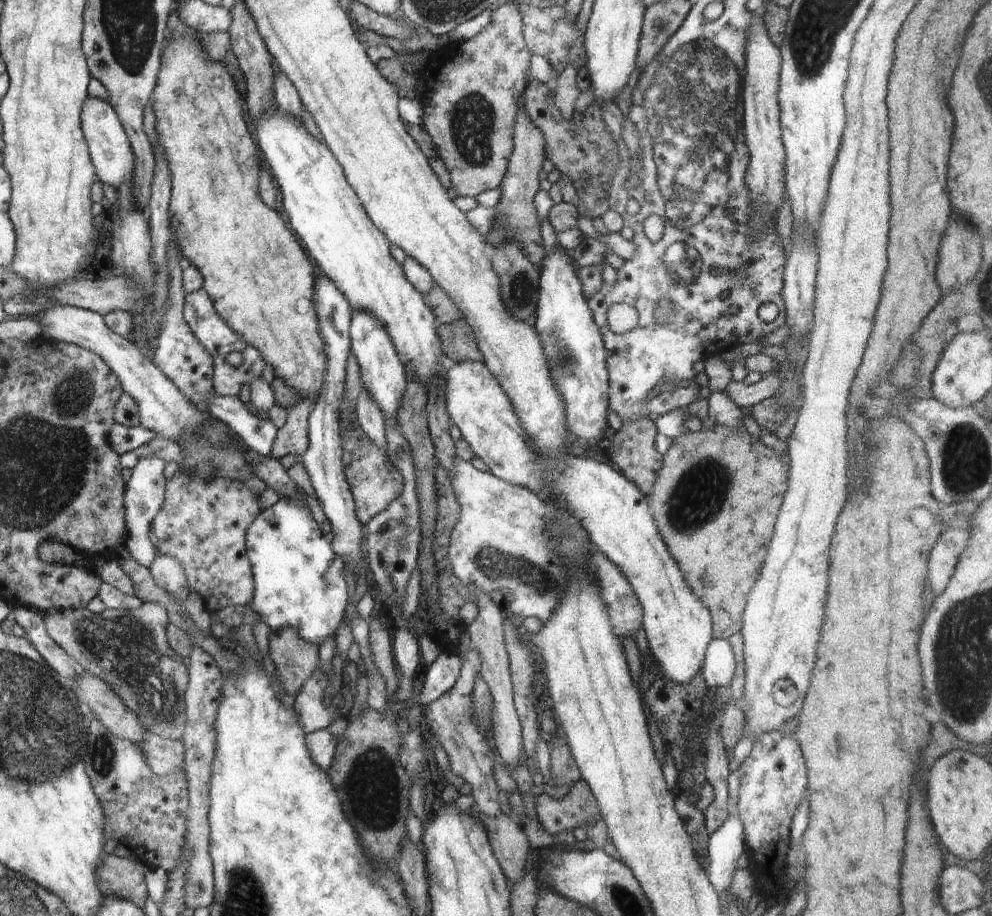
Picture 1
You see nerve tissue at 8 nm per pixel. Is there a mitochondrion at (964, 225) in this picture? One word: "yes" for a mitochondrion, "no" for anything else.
no

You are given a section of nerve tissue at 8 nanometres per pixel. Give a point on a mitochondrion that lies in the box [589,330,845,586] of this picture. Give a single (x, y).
(700, 494)

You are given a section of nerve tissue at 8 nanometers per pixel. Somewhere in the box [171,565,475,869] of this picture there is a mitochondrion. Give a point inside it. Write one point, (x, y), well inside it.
(373, 789)

